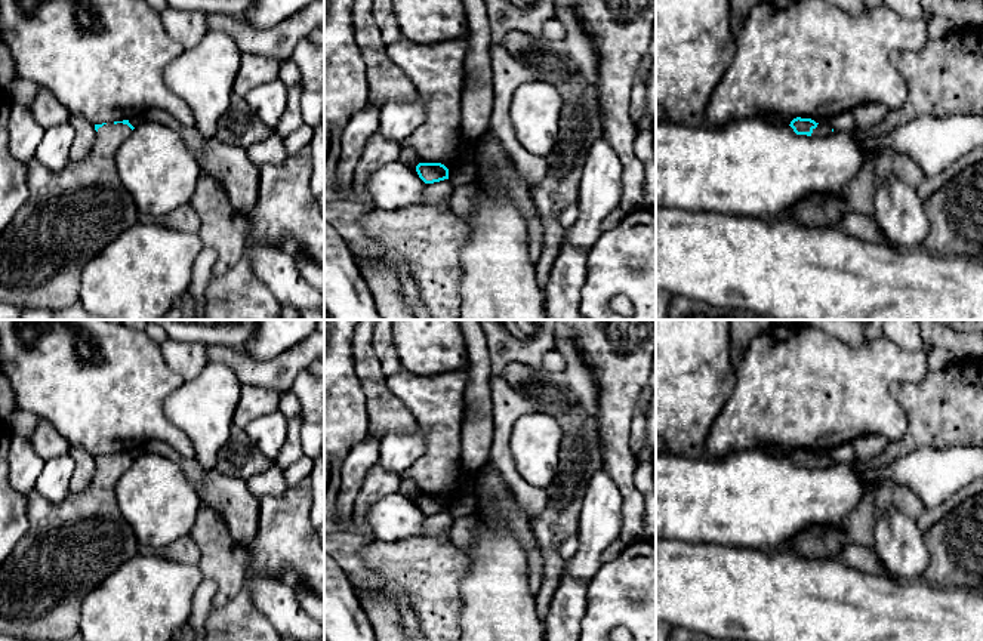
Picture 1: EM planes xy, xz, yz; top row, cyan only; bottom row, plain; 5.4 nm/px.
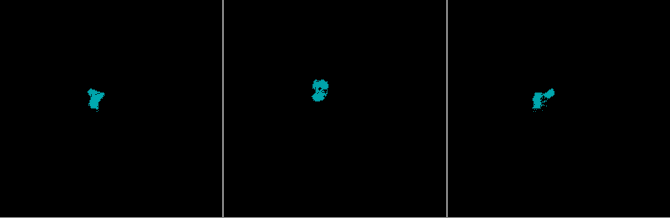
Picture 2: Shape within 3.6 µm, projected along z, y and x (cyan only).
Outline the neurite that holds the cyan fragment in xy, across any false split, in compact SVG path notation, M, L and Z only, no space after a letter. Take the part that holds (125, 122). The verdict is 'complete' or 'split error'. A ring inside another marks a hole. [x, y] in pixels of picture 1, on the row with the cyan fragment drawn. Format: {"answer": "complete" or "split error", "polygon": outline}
{"answer": "split error", "polygon": "M129 120L95 124L93 151L81 161L70 161L61 172L46 169L36 157L30 160L30 197L0 235L0 302L47 311L78 302L86 265L139 222L114 160L133 129Z"}

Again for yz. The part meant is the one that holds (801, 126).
{"answer": "split error", "polygon": "M796 117L789 124L796 135L826 136L832 133L832 127L823 123L816 123L811 118Z"}

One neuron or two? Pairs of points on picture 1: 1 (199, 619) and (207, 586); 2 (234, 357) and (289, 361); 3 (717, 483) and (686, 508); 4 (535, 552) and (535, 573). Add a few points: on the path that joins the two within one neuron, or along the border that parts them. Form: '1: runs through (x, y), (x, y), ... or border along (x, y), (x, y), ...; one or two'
1: runs through (200, 612), (205, 594); one
2: runs through (247, 369), (276, 369); one
3: runs through (709, 490), (699, 501), (693, 501); one
4: runs through (535, 557), (535, 569); one

